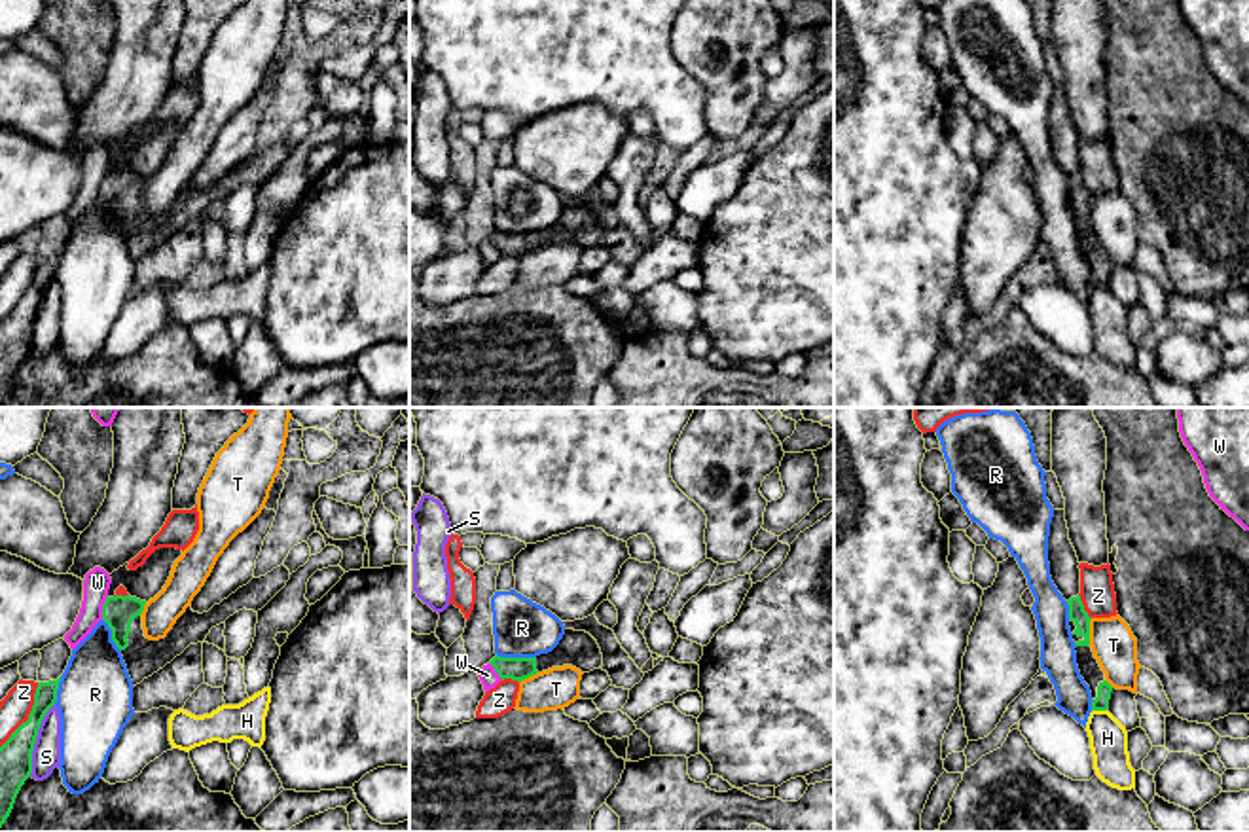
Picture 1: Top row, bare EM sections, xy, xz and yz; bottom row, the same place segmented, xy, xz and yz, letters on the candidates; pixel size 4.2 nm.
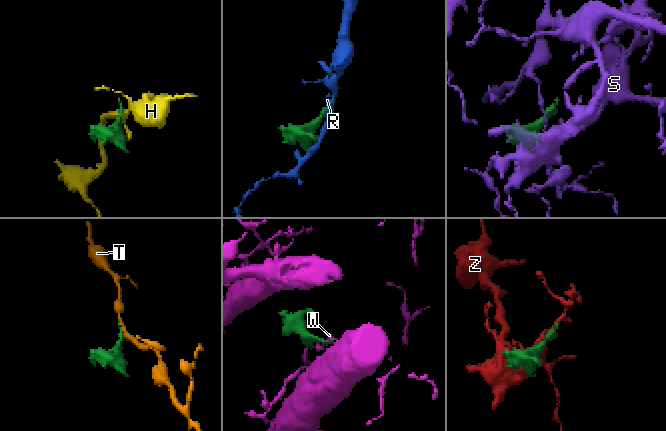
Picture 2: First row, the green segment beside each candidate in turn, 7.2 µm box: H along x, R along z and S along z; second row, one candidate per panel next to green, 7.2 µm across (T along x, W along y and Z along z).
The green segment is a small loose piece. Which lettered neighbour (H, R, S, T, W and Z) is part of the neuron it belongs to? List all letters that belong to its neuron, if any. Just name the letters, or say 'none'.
none

